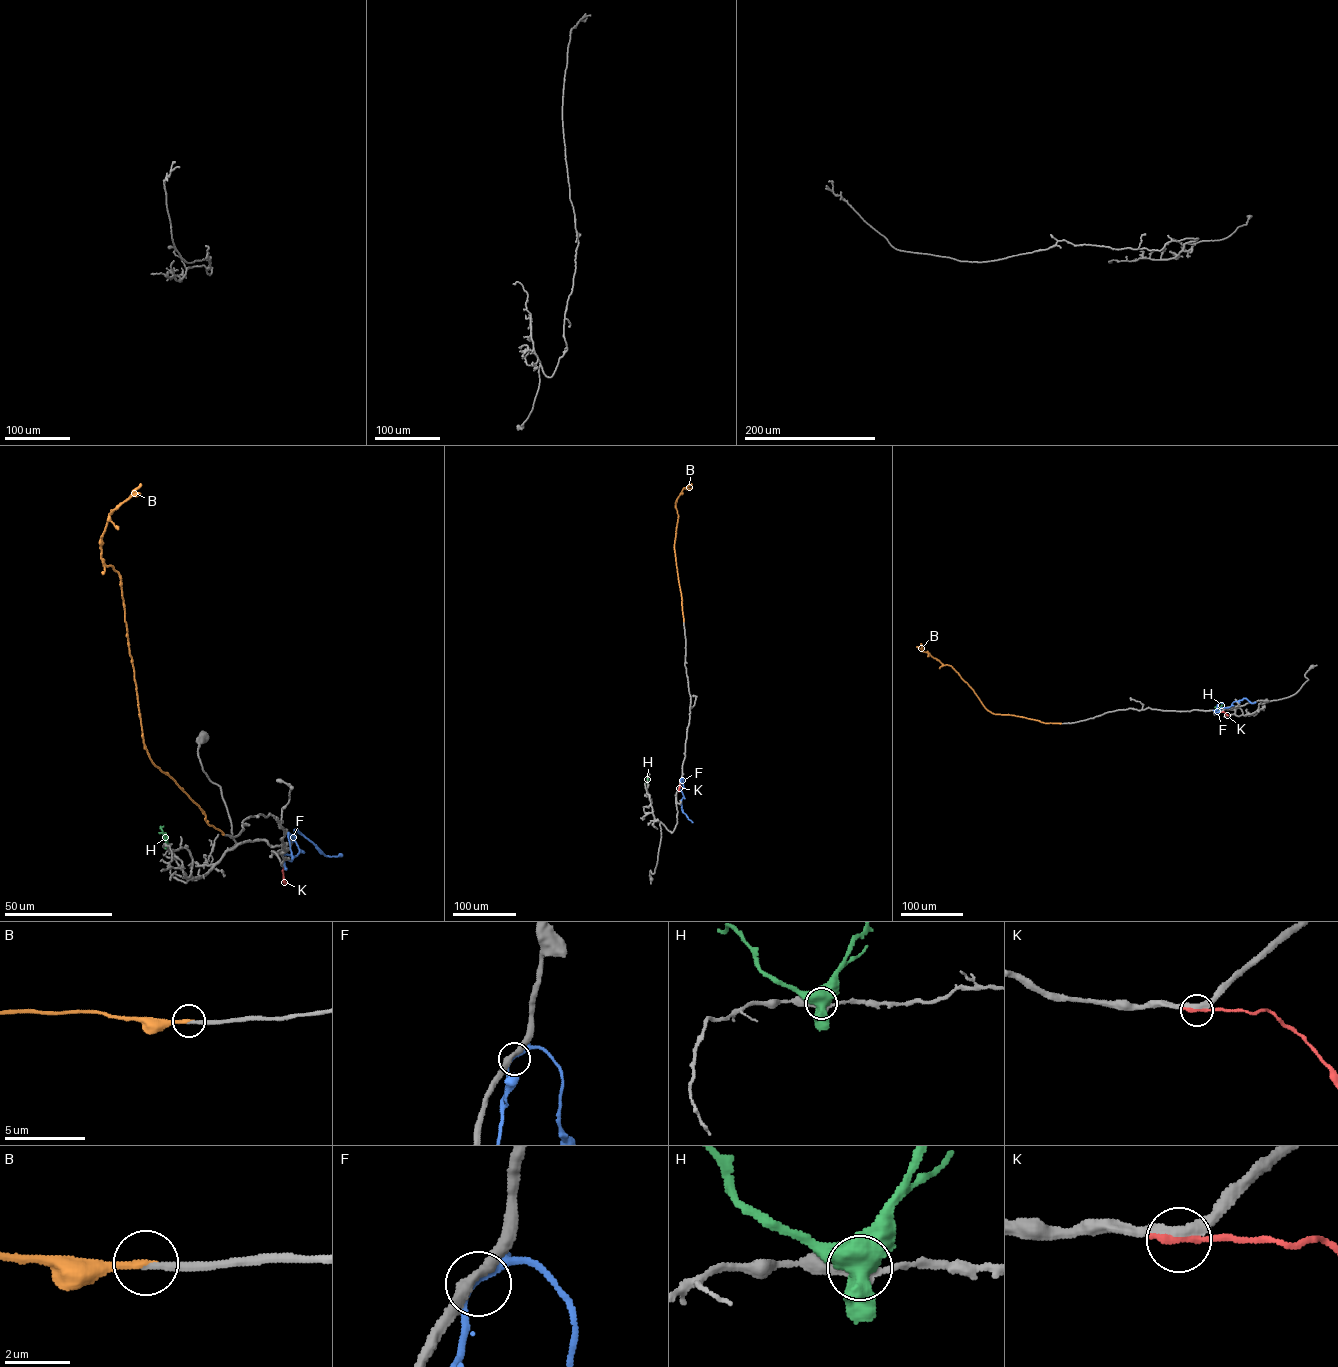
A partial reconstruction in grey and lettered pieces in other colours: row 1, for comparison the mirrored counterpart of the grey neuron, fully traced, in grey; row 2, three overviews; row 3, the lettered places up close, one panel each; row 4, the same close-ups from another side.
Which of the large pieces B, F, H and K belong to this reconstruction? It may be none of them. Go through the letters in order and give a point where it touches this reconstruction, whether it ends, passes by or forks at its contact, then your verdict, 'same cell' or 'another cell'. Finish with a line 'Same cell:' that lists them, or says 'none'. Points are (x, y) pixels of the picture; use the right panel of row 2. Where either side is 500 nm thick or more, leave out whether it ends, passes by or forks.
B: contact (1062, 723); it ends; same cell
F: contact (1214, 710); it forks; another cell
H: contact (1219, 710); another cell
K: contact (1221, 712); it ends; another cell
Same cell: B

